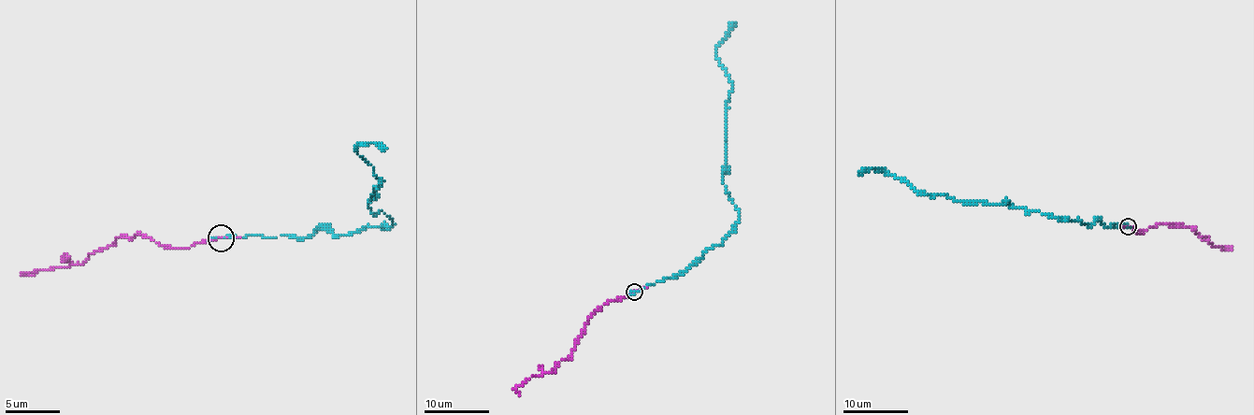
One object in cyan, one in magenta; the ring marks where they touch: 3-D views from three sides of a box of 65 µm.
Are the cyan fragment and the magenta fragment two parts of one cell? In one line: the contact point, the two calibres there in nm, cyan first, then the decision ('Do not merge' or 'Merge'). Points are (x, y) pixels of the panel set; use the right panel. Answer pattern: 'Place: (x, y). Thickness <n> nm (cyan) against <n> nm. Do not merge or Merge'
Place: (1128, 226). Thickness 140 nm (cyan) against 200 nm. Merge

